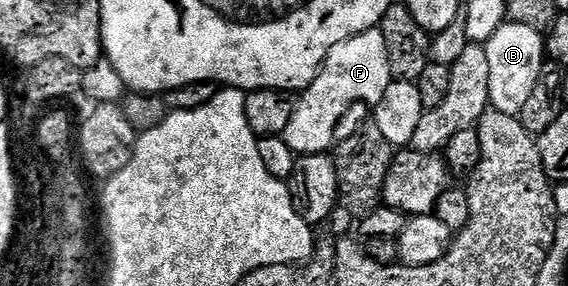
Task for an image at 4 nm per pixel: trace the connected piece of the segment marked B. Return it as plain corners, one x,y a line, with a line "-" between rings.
505,21
484,45
488,54
488,90
491,107
501,113
519,115
542,76
546,63
545,37
530,26

